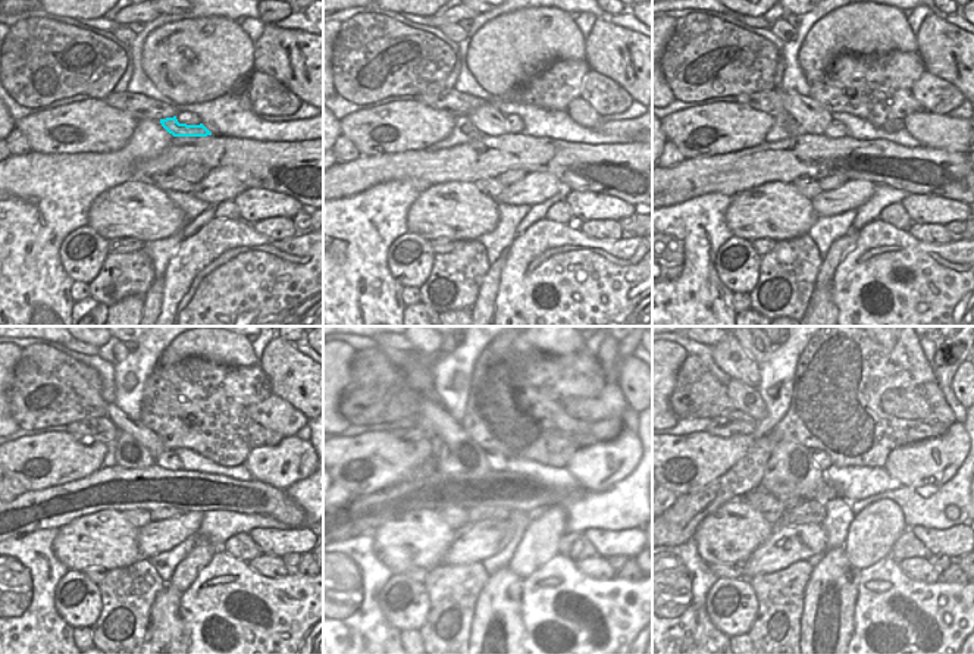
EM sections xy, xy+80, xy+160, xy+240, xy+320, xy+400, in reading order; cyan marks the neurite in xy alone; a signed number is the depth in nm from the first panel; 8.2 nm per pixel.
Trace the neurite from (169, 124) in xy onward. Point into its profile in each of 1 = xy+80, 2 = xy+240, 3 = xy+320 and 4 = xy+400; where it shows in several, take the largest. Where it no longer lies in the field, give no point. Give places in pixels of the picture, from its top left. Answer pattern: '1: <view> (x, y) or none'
1: xy+80 (486, 119)
2: xy+240 (146, 437)
3: xy+320 (417, 374)
4: xy+400 (730, 356)

